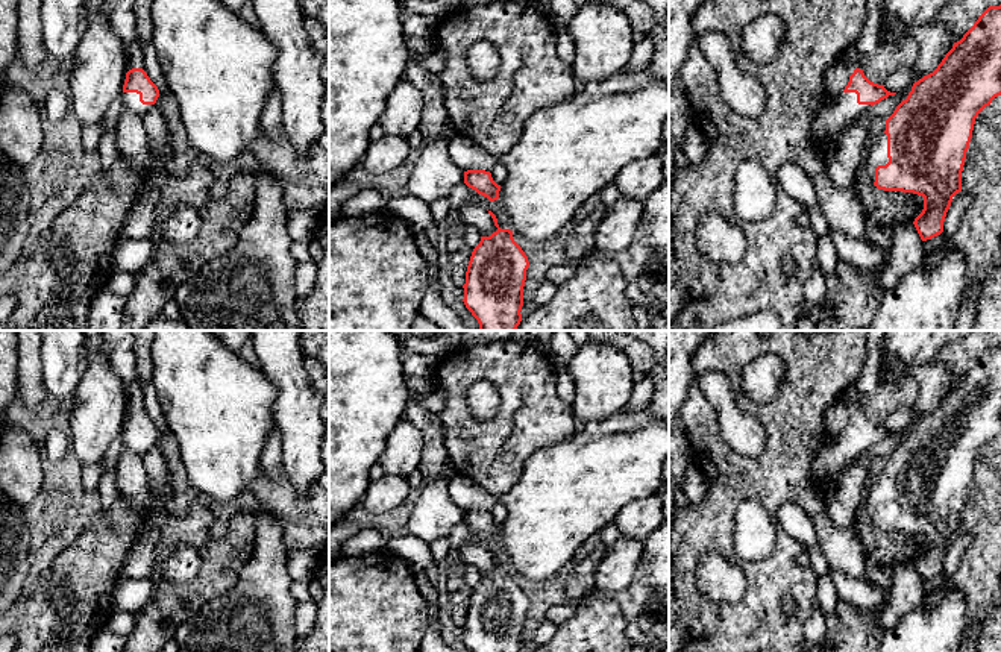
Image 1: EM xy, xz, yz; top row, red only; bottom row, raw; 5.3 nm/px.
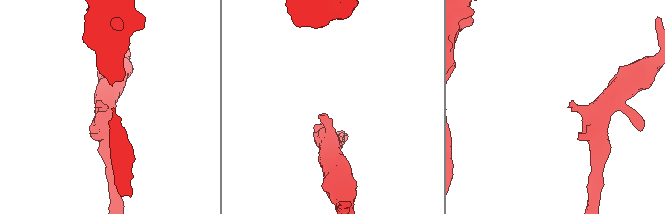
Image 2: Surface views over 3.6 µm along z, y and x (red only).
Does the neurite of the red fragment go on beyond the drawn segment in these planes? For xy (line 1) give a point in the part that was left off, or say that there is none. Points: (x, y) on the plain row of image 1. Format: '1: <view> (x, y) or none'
1: xy (134, 394)

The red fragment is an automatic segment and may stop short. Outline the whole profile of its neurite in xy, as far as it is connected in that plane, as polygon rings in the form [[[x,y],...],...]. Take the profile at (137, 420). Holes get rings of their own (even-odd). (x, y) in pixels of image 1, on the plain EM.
[[[136,381],[124,382],[126,420],[123,425],[123,444],[126,449],[144,455],[155,446],[159,429],[143,409],[143,390]]]

